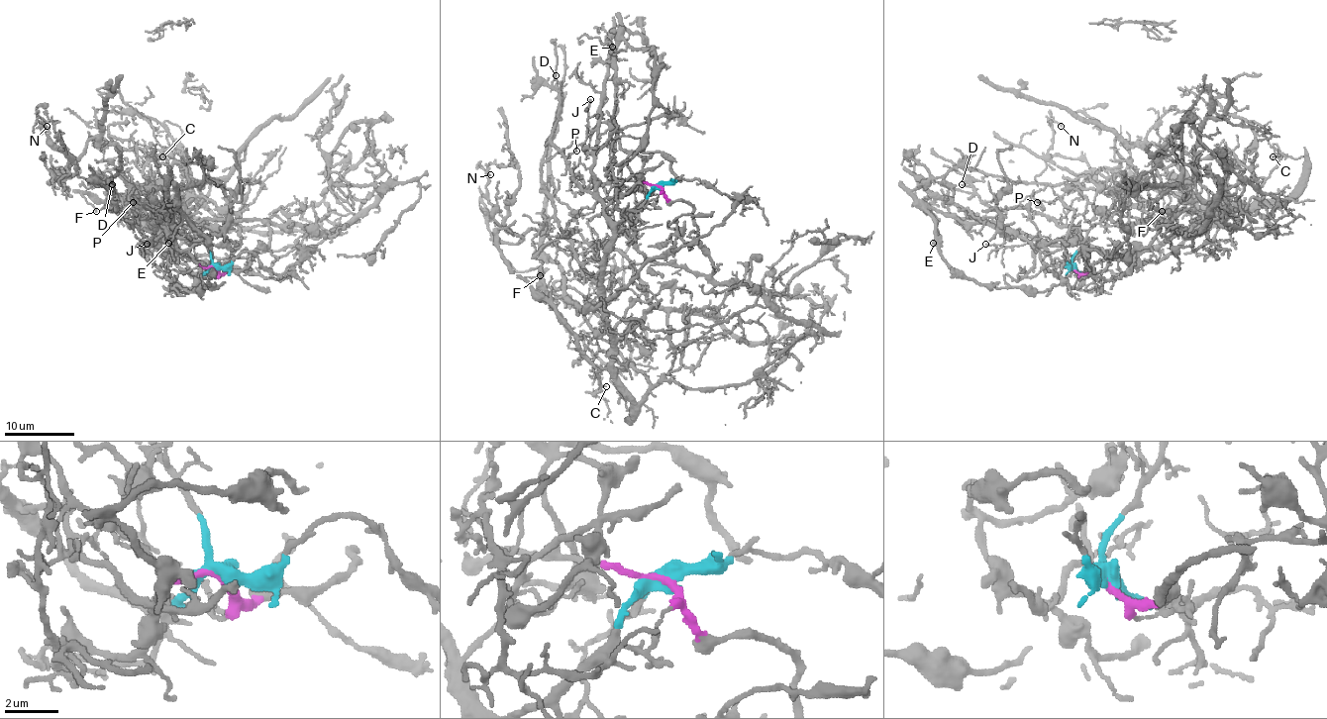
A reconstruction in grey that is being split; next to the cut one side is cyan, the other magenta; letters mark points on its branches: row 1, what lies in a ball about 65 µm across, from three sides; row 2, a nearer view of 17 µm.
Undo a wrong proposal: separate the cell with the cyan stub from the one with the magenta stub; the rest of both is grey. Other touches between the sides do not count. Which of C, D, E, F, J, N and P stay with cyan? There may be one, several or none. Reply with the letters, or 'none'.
C, D, E, F, J, N, P

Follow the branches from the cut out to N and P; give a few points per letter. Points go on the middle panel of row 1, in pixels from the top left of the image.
N: (659, 185), (615, 226), (594, 330), (542, 236), (521, 240), (504, 224), (519, 170), (481, 166), (490, 175)
P: (659, 185), (631, 214), (615, 222), (571, 173), (569, 163), (562, 156), (568, 157), (576, 151)

